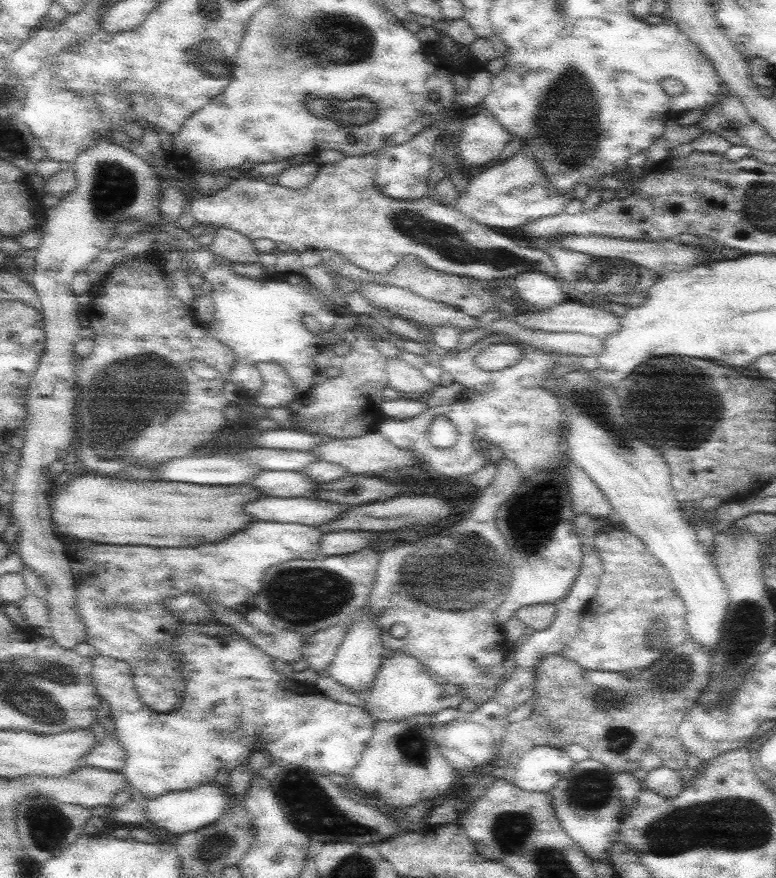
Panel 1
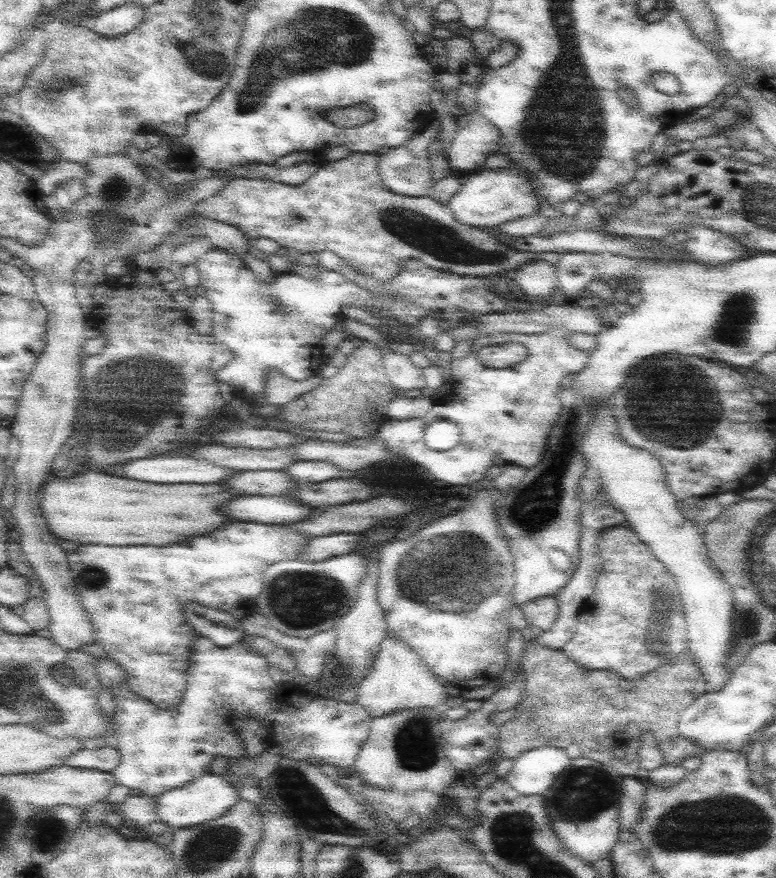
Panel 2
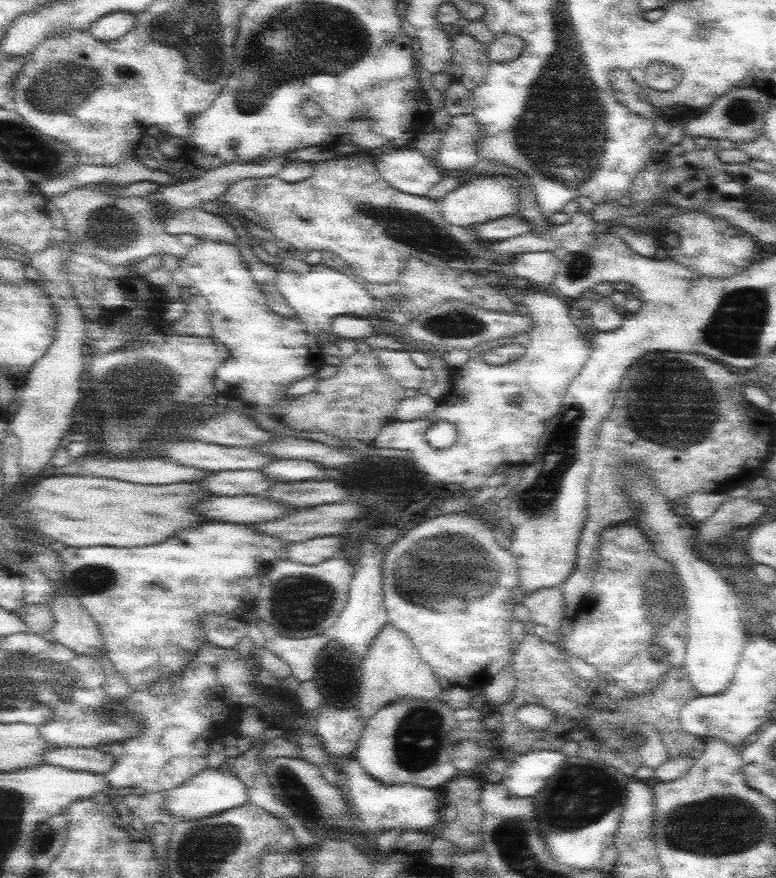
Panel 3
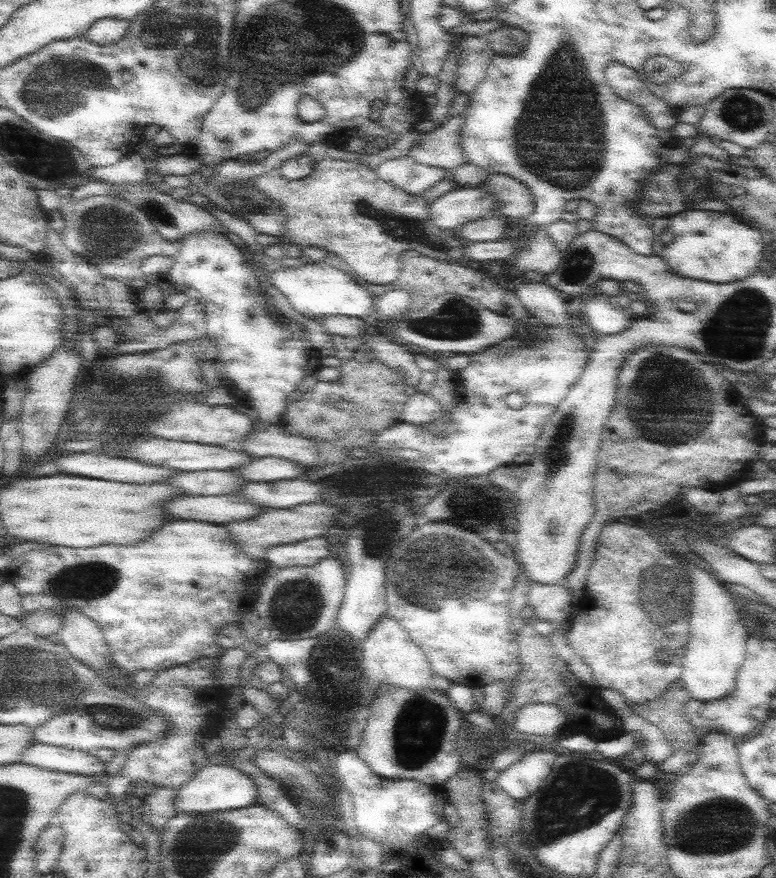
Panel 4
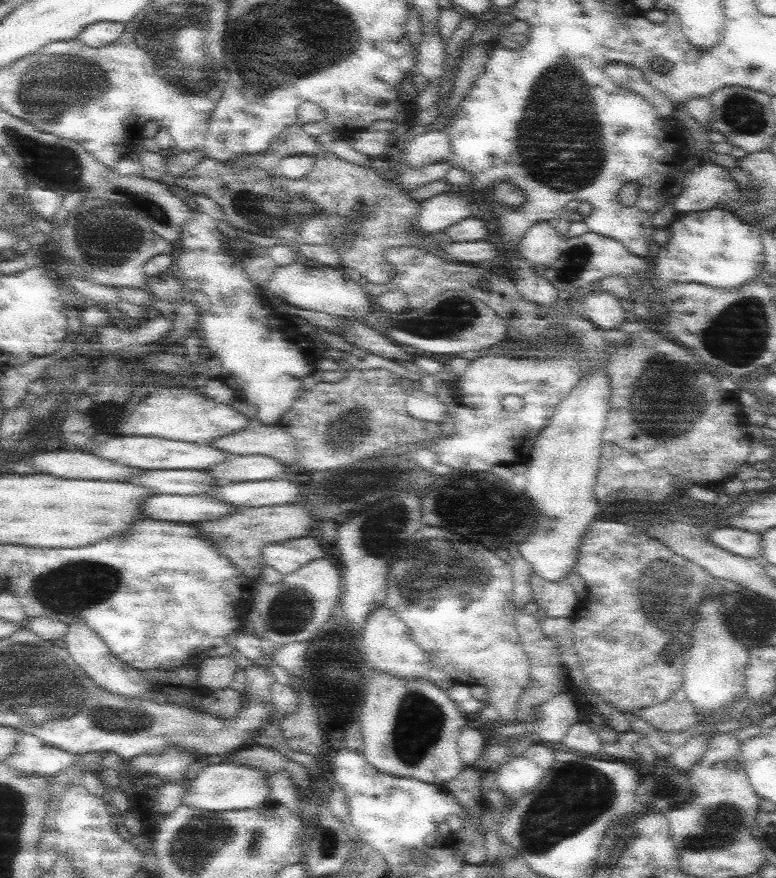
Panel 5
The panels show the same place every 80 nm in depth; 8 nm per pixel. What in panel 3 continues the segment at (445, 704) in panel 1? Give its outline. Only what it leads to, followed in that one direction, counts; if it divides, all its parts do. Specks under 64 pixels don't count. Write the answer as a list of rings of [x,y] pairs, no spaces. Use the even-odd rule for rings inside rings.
[[[387,622],[377,633],[362,662],[358,709],[364,724],[380,709],[402,698],[434,700],[444,698],[445,693],[446,691],[438,683],[438,676],[428,663],[424,662],[418,649],[412,644],[411,638]]]

